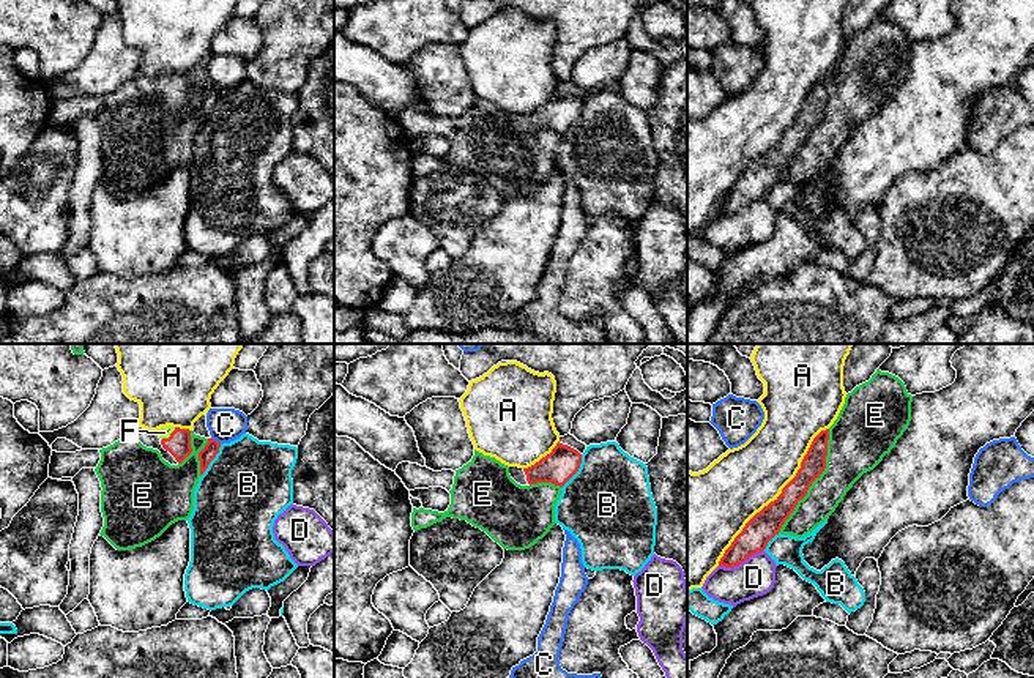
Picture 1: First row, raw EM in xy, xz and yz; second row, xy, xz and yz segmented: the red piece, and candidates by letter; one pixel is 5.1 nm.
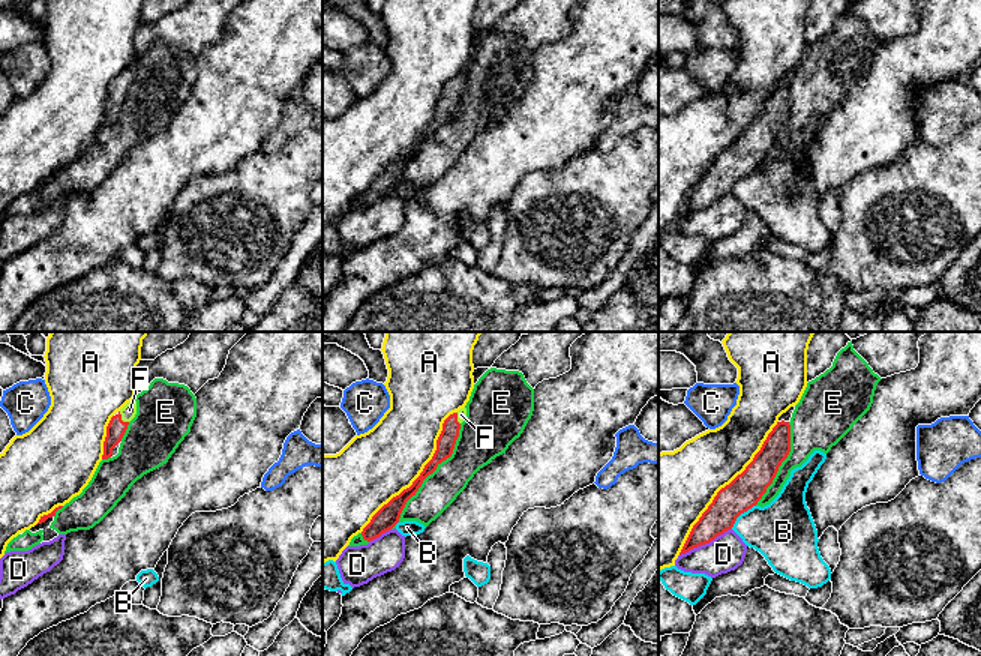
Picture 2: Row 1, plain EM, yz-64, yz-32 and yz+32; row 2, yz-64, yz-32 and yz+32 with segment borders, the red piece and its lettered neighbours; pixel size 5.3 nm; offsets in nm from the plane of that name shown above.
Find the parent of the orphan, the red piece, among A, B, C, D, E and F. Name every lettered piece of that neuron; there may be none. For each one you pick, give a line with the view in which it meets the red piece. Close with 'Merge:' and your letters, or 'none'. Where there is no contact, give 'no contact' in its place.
F: meets red in xy
Merge: F

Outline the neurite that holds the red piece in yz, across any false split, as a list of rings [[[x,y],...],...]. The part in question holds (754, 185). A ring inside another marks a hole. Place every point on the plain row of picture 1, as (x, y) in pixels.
[[[829,76],[821,77],[812,88],[801,109],[796,123],[782,136],[782,140],[757,159],[725,197],[719,213],[735,214],[749,203],[766,196],[768,189],[779,181],[782,172],[794,158],[799,147],[807,142],[812,129],[826,115]]]

